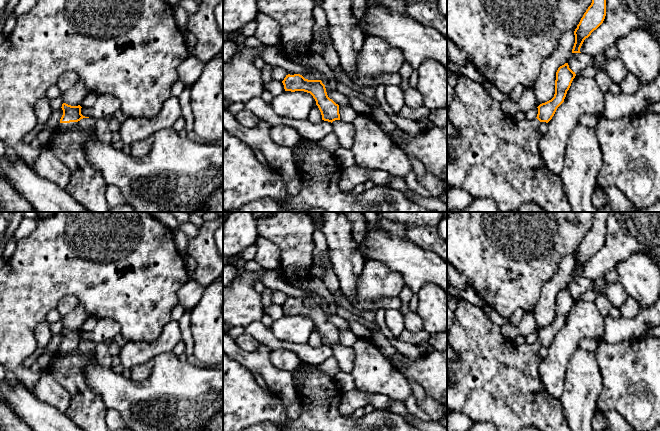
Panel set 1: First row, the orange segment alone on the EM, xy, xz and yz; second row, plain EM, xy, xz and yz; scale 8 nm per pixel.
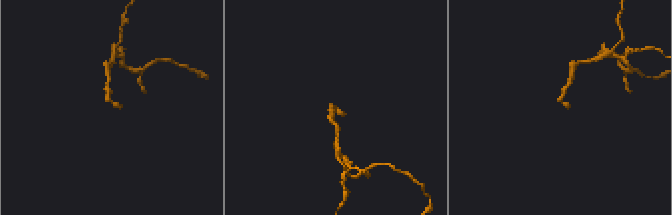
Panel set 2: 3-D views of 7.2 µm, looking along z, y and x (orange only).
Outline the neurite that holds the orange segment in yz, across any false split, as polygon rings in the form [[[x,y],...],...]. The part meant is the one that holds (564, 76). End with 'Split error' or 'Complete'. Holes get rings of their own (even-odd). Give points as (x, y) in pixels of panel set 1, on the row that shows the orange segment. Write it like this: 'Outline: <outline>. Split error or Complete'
Outline: [[[568,63],[560,66],[556,72],[554,97],[537,107],[538,114],[535,119],[519,122],[514,117],[507,116],[501,109],[501,103],[481,84],[465,76],[459,77],[454,87],[454,100],[447,108],[448,120],[459,131],[457,137],[447,138],[447,185],[465,190],[474,199],[490,198],[502,212],[517,212],[524,203],[535,203],[545,212],[572,212],[561,179],[547,169],[538,143],[542,137],[539,124],[548,123],[552,119],[557,108],[564,102],[575,76]]]. Split error

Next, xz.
Outline: [[[306,65],[301,66],[305,67],[308,73],[305,75],[288,73],[282,81],[285,91],[310,93],[321,112],[322,120],[331,123],[340,120],[339,105],[328,97],[325,85],[319,79],[319,72]]]. Split error

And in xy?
Outline: [[[63,103],[61,108],[63,115],[60,119],[59,131],[48,146],[58,160],[71,171],[66,191],[89,212],[108,212],[110,208],[106,200],[108,184],[103,179],[101,173],[90,164],[85,155],[86,143],[96,139],[96,131],[93,128],[96,120],[83,116],[80,105],[71,106]]]. Split error

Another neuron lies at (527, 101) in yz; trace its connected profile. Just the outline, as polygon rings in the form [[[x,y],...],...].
[[[524,88],[521,96],[517,101],[511,101],[509,99],[501,102],[501,109],[507,116],[512,116],[517,112],[528,112],[529,110],[537,107],[535,94],[532,89]]]

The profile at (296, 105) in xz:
[[[284,91],[274,96],[270,106],[280,117],[304,121],[315,104],[316,101],[310,93]]]

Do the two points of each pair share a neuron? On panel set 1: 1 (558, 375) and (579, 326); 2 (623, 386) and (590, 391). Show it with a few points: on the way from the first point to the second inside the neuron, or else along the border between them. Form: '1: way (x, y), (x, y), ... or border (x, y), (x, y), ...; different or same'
1: way (558, 363), (559, 353), (568, 338); same
2: border (599, 366), (602, 390), (597, 399), (596, 407); different

